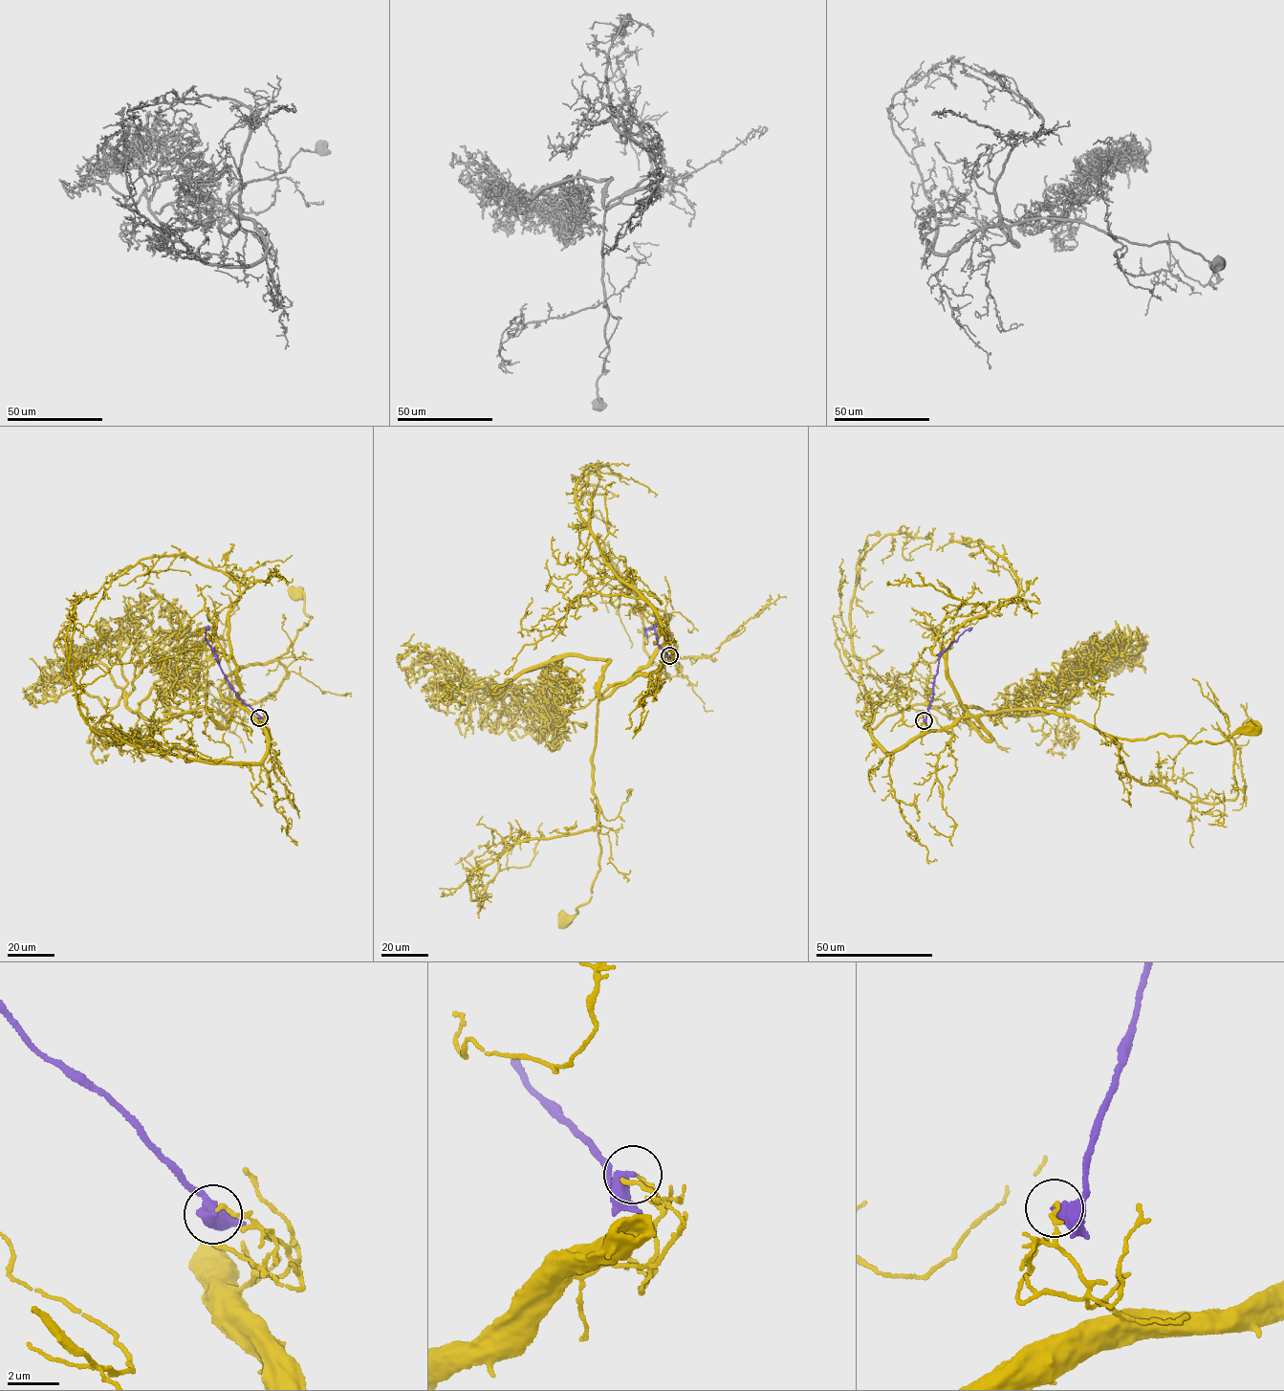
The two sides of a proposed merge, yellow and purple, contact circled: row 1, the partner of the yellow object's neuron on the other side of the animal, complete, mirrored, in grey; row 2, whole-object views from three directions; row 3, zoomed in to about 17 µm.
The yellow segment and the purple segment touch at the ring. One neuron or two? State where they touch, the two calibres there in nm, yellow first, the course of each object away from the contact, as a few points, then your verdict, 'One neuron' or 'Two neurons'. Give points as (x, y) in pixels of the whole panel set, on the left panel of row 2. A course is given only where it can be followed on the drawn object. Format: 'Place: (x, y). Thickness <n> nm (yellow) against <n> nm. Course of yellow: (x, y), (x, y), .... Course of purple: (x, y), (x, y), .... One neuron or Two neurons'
Place: (259, 717). Thickness 140 nm (yellow) against 500 nm. Course of yellow: (260, 717), (225, 699), (221, 685), (244, 666), (289, 651), (312, 617), (297, 593). Course of purple: (259, 717), (244, 702), (225, 676), (206, 638), (208, 626). Two neurons

